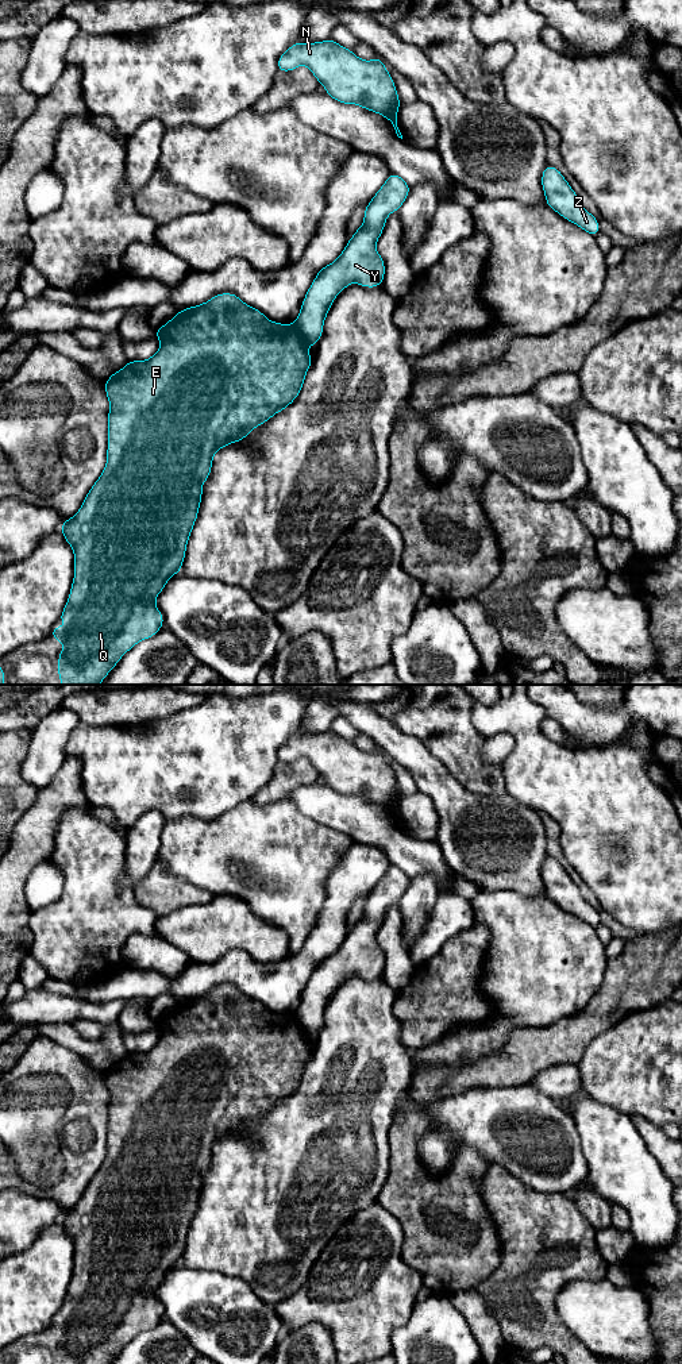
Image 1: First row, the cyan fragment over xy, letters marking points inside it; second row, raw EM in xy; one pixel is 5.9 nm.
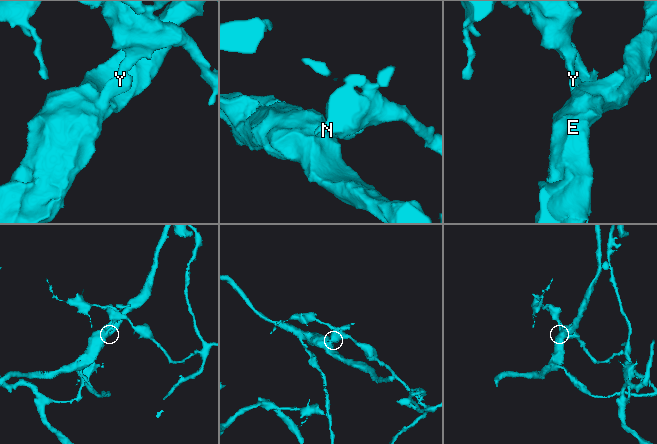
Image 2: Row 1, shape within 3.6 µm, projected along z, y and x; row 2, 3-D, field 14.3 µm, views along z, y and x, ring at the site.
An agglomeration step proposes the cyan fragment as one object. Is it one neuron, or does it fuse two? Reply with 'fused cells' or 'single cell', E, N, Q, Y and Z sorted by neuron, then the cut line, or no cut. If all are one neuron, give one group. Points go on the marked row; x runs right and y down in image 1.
fused cells | E Q / N Y Z | xy (293, 323), (297, 332), (308, 343)

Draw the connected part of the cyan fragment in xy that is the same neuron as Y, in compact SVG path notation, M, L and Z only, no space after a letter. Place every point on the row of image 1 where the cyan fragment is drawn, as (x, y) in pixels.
M390 173L381 189L365 208L363 224L350 238L340 255L320 269L311 284L294 321L297 332L308 344L316 346L323 335L324 320L336 296L352 282L365 288L382 285L385 262L375 244L388 216L400 211L411 186Z

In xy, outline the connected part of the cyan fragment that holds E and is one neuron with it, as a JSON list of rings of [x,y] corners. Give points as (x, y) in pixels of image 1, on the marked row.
[[[219,293],[207,303],[178,311],[172,320],[155,331],[155,338],[161,342],[161,347],[151,358],[128,361],[123,369],[115,371],[105,381],[105,394],[109,400],[107,465],[78,512],[65,520],[59,528],[74,552],[73,583],[68,602],[58,619],[66,621],[68,625],[54,627],[51,631],[53,639],[63,643],[58,655],[61,685],[100,685],[126,652],[139,641],[153,637],[163,627],[163,614],[158,610],[155,600],[165,589],[166,582],[181,571],[186,544],[199,516],[203,483],[209,478],[213,455],[234,442],[242,442],[255,427],[265,424],[276,413],[289,406],[300,394],[307,371],[312,365],[308,343],[297,332],[294,323],[274,323],[234,293]]]

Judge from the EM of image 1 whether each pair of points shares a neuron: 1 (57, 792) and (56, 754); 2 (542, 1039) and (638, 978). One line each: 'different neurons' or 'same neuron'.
1: different neurons
2: same neuron

